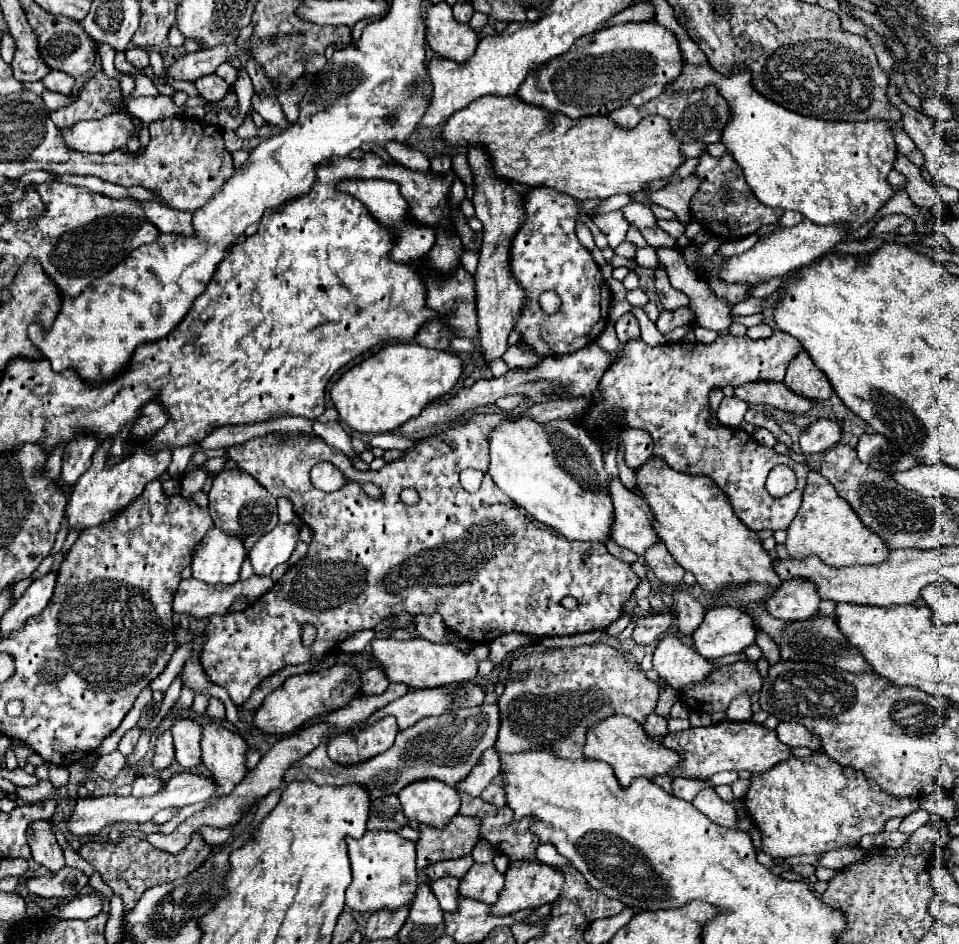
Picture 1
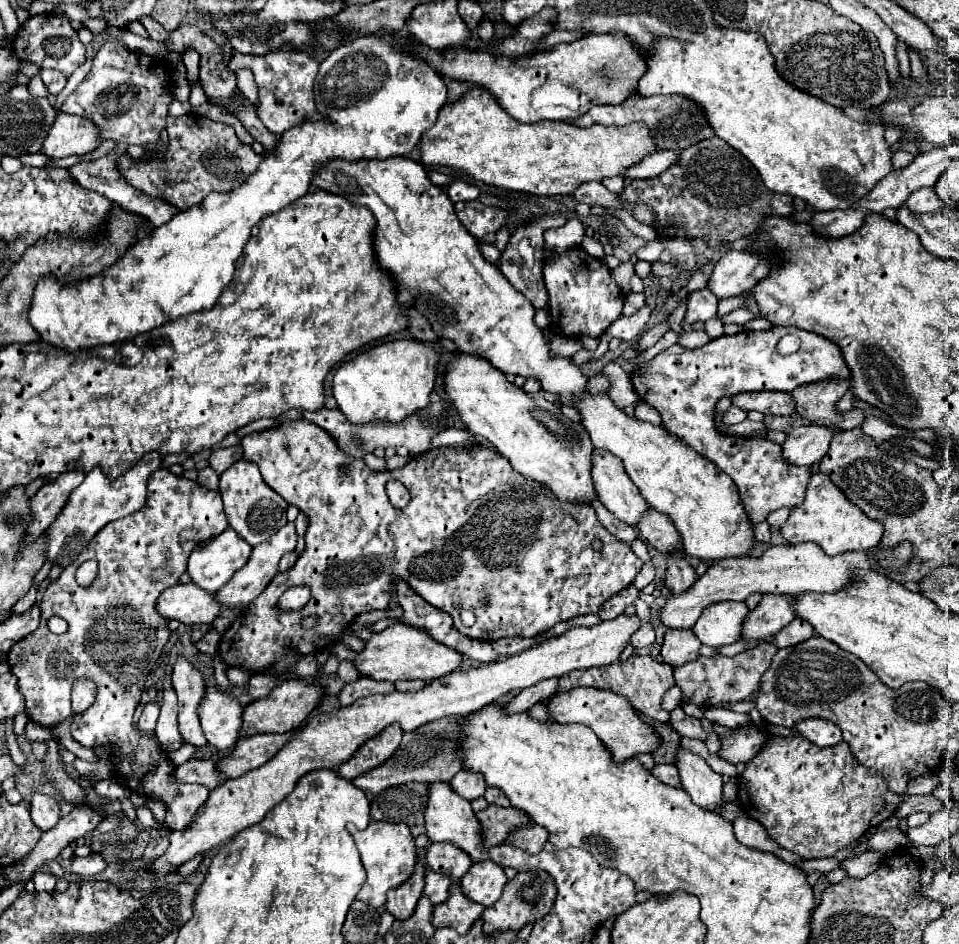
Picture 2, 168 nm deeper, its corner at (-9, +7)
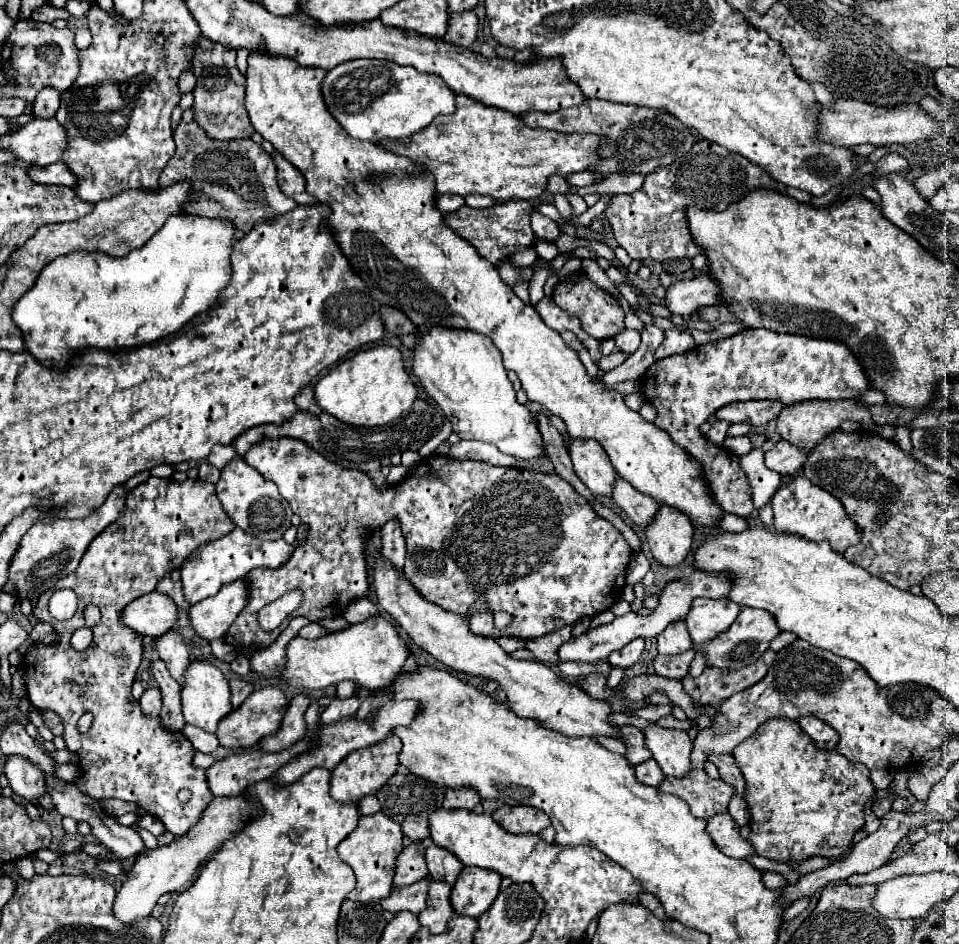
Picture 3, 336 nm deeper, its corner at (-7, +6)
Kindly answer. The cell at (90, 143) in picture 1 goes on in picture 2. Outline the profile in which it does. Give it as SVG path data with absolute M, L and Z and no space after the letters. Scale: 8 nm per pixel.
M61 112L51 124L41 152L49 158L85 156L99 146L97 136L99 128L95 128L89 120Z

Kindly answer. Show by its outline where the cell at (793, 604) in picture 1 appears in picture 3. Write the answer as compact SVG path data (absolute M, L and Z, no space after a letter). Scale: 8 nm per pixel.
M743 607L737 621L725 631L725 635L717 637L717 641L709 641L709 645L697 647L699 651L707 653L707 665L709 667L719 667L719 669L741 669L753 661L757 661L769 647L769 643L781 633L777 627L775 617L765 611L765 609L753 609L753 607Z

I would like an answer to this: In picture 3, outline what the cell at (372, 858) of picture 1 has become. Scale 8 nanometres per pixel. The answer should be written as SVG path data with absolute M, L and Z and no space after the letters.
M381 811L375 815L361 815L357 829L353 829L337 847L339 857L349 863L357 875L357 887L349 893L349 899L359 903L371 903L381 901L389 897L393 877L395 877L395 863L397 855L403 851L403 833L401 825L397 825L393 819L385 817Z

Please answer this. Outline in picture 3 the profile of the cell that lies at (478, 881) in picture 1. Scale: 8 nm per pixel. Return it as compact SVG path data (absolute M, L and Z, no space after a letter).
M463 867L451 893L453 909L457 909L459 915L479 917L491 907L499 889L501 875L497 871L481 867Z

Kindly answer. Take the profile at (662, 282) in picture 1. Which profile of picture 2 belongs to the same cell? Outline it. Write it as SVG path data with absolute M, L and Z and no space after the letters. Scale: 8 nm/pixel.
M707 288L691 292L689 300L687 300L687 314L685 314L685 322L691 324L695 320L709 320L709 318L717 318L717 296L713 296Z

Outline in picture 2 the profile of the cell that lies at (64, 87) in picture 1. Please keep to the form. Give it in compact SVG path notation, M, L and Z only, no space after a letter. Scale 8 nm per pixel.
M41 70L39 74L41 74L41 80L47 86L49 94L53 94L53 96L57 96L67 84L67 78L61 72L57 72L57 70Z

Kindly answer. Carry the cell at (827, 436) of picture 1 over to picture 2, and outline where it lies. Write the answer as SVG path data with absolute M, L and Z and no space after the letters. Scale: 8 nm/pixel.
M817 424L795 428L783 442L783 460L795 466L813 466L829 450L833 430Z

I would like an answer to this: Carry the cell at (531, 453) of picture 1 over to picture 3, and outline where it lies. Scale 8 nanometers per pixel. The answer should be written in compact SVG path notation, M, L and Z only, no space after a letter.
M433 327L415 347L413 373L419 377L427 395L439 403L451 421L453 433L461 439L493 443L501 453L521 461L545 455L545 441L537 419L517 401L513 383L503 367L501 353L489 337L463 329Z

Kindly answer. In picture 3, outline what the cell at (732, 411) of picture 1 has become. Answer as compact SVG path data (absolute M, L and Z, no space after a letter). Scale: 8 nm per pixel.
M715 421L713 427L711 427L711 431L707 433L707 439L709 439L711 443L715 443L715 445L723 445L729 427L731 427L729 421Z

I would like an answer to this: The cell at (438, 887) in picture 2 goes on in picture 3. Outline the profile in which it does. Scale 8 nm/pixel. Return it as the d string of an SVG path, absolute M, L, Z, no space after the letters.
M429 877L405 887L405 889L393 889L387 899L381 901L381 907L391 913L399 911L411 911L421 913L427 905L427 891L429 891Z

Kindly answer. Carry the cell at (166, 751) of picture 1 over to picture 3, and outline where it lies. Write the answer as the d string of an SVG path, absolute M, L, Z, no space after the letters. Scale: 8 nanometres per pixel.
M163 661L153 663L153 677L163 695L163 709L159 715L161 725L167 731L181 731L185 721L183 721L183 713L181 713L181 689L179 689L177 681L169 675Z

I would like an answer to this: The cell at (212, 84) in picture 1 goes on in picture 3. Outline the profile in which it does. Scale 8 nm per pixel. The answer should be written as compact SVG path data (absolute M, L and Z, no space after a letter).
M201 37L193 47L191 69L197 79L197 85L193 89L195 121L213 139L249 139L249 135L253 133L253 125L243 105L245 77L239 73L235 65L235 51L225 49L223 45L209 41L207 37Z

